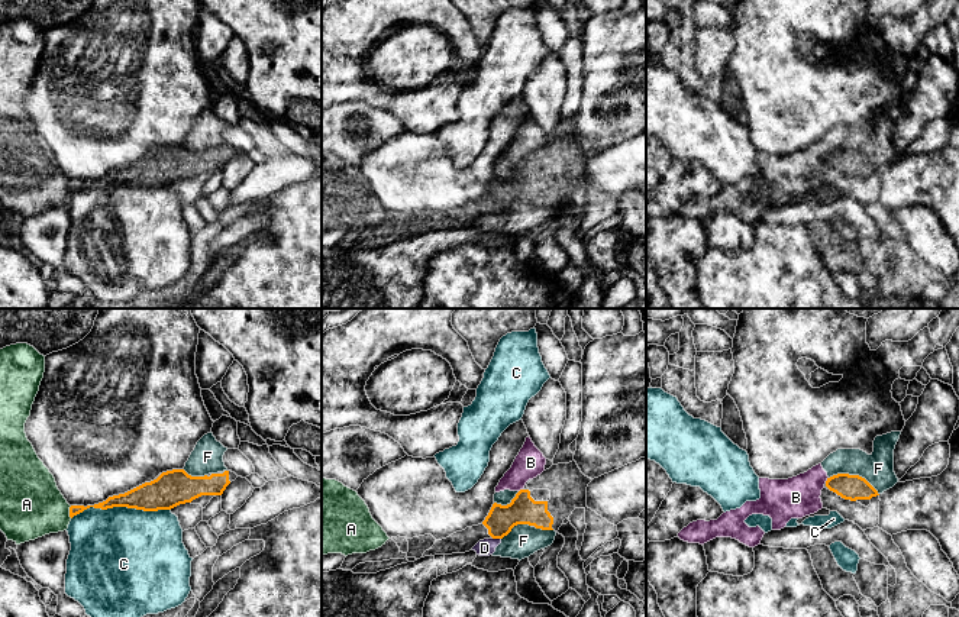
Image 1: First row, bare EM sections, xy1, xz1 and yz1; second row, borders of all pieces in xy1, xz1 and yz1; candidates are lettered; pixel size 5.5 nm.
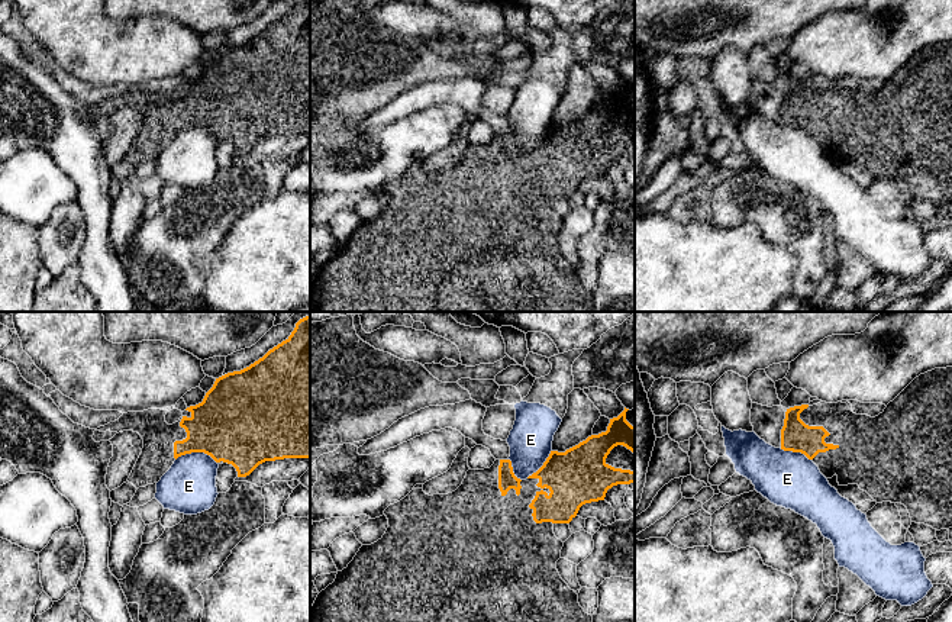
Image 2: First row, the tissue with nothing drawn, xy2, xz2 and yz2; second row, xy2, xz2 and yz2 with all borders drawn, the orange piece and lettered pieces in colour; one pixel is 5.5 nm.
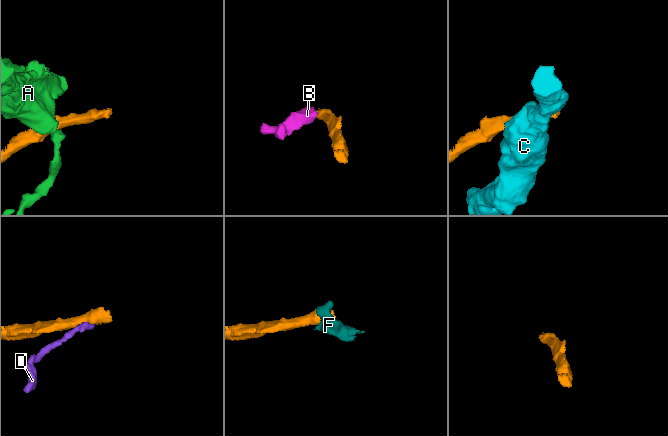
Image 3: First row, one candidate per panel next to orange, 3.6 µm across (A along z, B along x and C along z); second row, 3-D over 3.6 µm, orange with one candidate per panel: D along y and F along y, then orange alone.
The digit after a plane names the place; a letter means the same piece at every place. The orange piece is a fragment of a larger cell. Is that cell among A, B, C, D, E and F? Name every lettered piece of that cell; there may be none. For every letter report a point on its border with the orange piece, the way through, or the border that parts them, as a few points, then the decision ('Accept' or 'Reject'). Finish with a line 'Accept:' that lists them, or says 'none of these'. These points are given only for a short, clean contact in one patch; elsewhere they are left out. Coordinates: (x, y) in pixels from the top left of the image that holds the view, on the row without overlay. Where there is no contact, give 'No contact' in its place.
A: Touches orange at xy1 (70, 187). Boundary: xy1 (71, 181), (70, 193). Reject
B: Touches orange at yz1 (827, 155). Boundary: yz1 (827, 152), (825, 158). Reject
C: Touches orange at xy1 (120, 181). Reject
D: Touches orange at xz1 (496, 213). Boundary: xz1 (491, 212), (500, 215). Reject
E: Touches orange at xy2 (196, 126). Reject
F: Touches orange at yz1 (855, 151). Boundary: yz1 (829, 152), (838, 149), (861, 151), (878, 170). Reject
Accept: none of these

